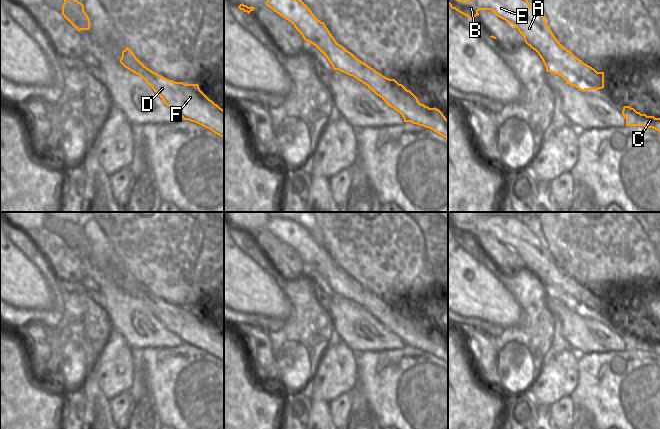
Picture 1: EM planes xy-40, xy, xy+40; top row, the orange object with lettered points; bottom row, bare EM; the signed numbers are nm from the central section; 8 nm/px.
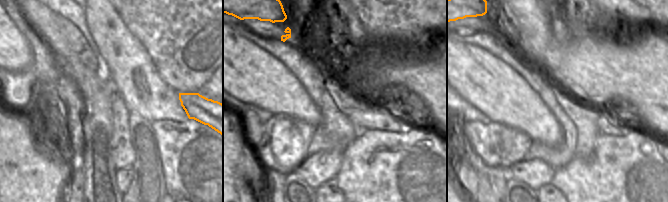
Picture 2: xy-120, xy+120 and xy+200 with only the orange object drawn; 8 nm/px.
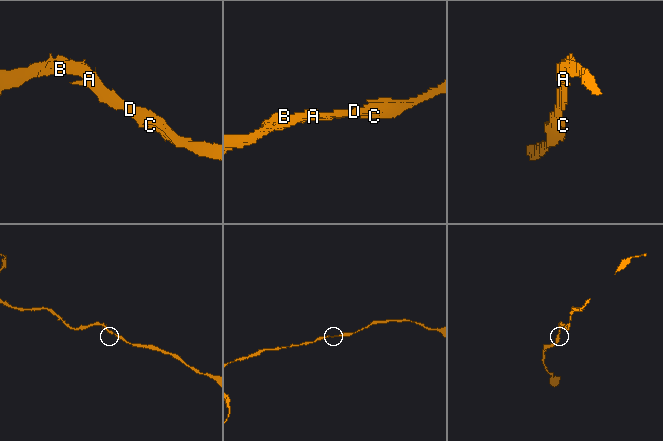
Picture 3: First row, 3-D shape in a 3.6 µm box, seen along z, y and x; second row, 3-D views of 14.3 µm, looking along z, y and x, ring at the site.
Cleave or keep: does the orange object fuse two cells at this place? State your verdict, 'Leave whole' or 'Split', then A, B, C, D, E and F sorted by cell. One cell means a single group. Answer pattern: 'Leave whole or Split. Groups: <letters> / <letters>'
Leave whole. Groups: A B C D E F

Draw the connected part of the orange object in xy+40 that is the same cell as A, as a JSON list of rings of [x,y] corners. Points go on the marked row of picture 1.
[[[448,0],[452,9],[472,19],[479,15],[479,10],[491,10],[496,16],[515,26],[524,37],[525,43],[535,50],[542,59],[547,72],[561,76],[566,84],[581,91],[604,88],[604,72],[597,72],[567,50],[554,36],[542,13],[542,6],[537,12],[528,0]]]

